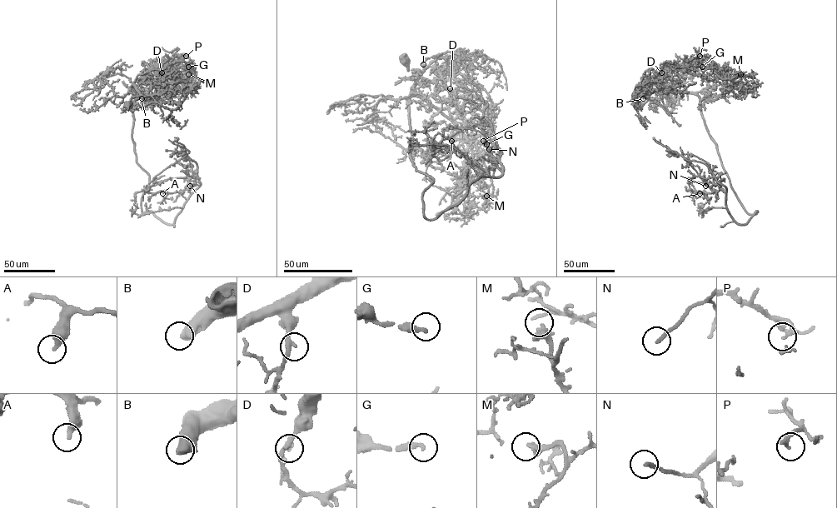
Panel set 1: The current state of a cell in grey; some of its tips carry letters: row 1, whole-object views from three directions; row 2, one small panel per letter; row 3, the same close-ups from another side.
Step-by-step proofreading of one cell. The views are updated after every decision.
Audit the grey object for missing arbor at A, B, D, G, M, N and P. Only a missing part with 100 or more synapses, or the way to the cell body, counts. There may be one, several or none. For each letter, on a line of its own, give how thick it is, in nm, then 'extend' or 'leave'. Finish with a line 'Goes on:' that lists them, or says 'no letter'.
A: 400 nm thick; leave
B: 600 nm thick; extend
D: 240 nm thick; leave
G: 280 nm thick; extend
M: 400 nm thick; leave
N: 200 nm thick; leave
P: 200 nm thick; leave
Goes on: B, G

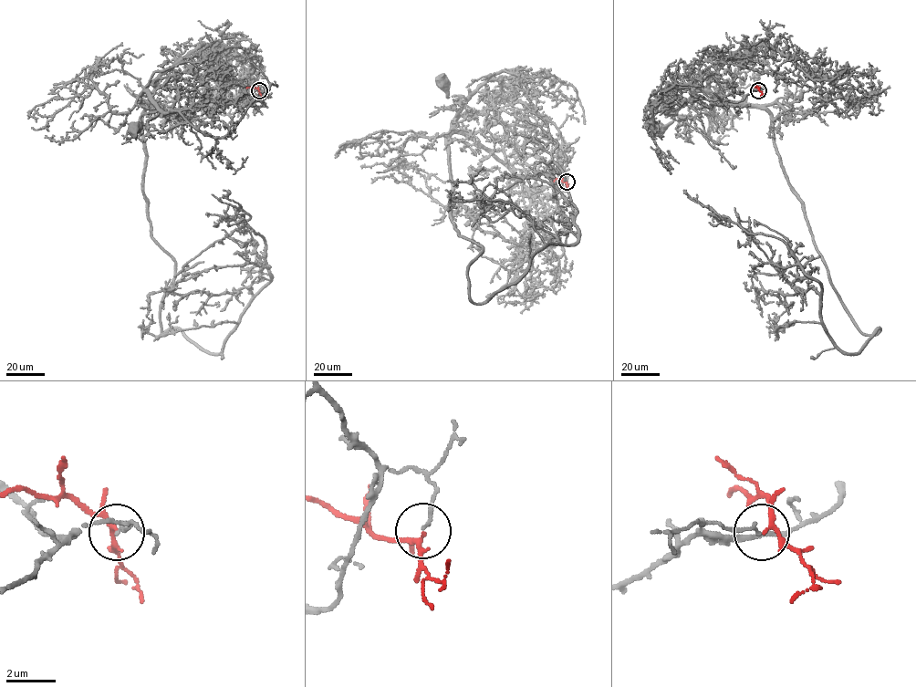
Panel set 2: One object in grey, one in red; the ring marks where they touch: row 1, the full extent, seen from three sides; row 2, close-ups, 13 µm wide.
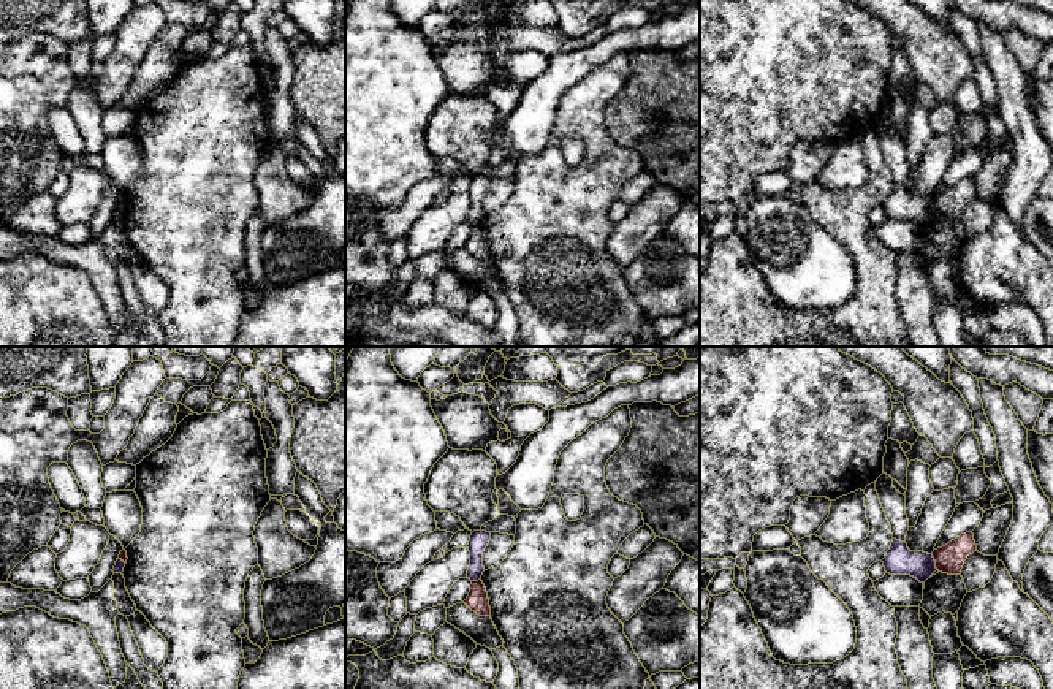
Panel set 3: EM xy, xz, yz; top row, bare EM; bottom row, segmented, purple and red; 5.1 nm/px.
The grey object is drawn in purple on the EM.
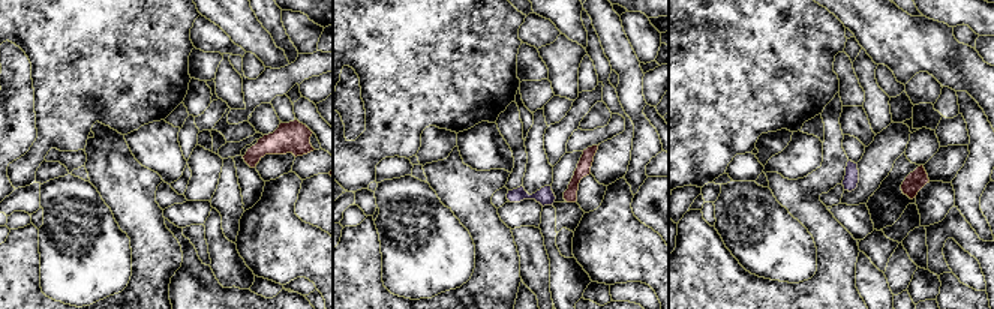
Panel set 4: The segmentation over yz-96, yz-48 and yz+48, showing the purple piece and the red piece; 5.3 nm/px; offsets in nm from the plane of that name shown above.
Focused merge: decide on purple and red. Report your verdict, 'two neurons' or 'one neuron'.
two neurons

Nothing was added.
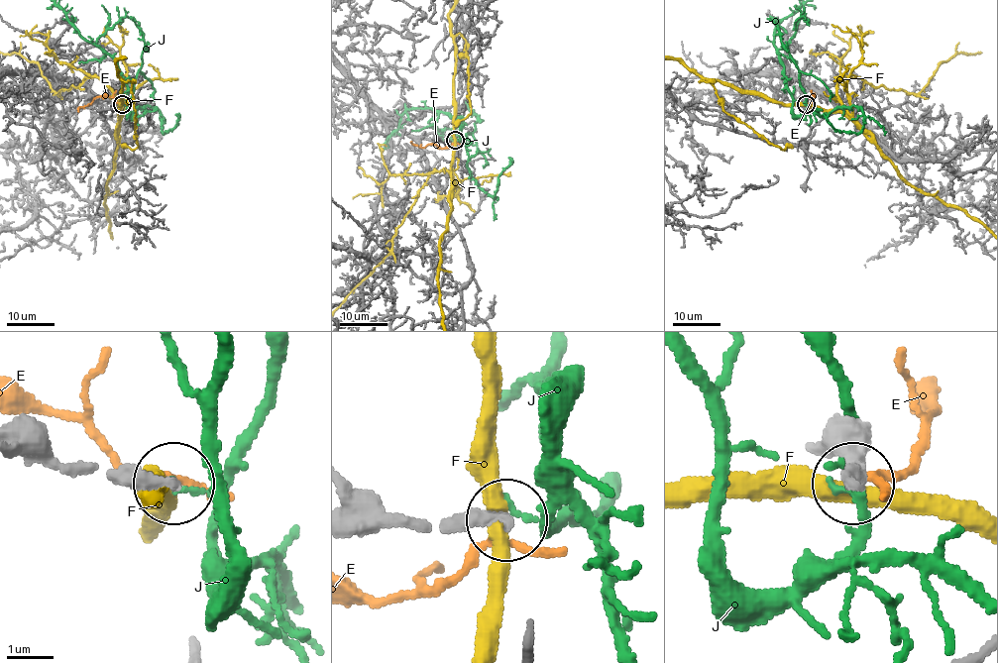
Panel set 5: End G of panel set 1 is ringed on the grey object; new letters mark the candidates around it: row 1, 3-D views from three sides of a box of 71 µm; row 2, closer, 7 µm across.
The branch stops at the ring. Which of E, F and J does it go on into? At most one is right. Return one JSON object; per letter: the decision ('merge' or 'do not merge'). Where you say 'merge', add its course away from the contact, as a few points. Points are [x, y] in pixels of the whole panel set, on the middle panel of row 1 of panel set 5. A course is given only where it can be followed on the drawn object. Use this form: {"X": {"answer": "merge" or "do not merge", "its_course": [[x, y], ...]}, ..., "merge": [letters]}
{"E": {"answer": "do not merge"}, "F": {"answer": "do not merge"}, "J": {"answer": "do not merge"}, "merge": []}

